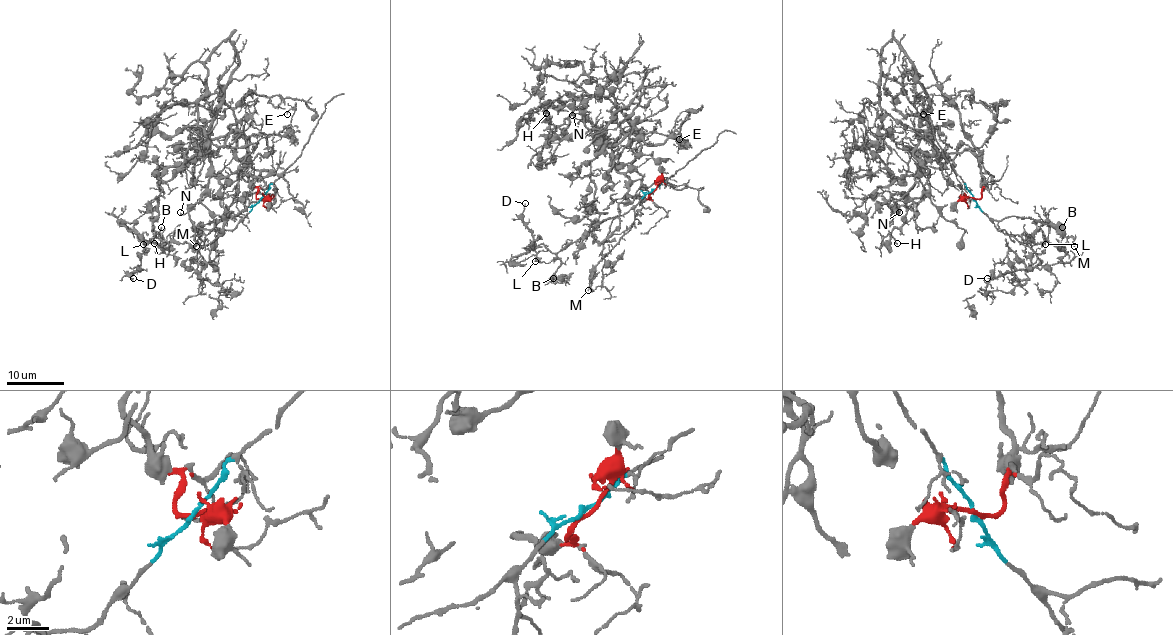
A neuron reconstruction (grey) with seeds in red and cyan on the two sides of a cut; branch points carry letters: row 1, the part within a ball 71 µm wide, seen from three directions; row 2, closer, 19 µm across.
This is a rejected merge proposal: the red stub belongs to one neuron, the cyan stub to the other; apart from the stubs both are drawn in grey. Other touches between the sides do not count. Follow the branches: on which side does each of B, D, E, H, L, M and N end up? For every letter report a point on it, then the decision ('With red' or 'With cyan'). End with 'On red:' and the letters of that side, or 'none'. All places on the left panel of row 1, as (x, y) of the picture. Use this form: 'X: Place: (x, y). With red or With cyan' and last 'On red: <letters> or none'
B: Place: (161, 227). With cyan
D: Place: (133, 278). With cyan
E: Place: (287, 114). With red
H: Place: (154, 243). With red
L: Place: (143, 244). With cyan
M: Place: (196, 246). With cyan
N: Place: (180, 212). With red
On red: E, H, N

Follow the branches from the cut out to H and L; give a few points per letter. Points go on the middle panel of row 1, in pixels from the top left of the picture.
H: (653, 190), (642, 200), (628, 195), (615, 142), (601, 148), (598, 129), (560, 138), (545, 106), (547, 114)
L: (653, 190), (648, 192), (625, 214), (605, 219), (570, 242), (548, 263), (535, 261)

